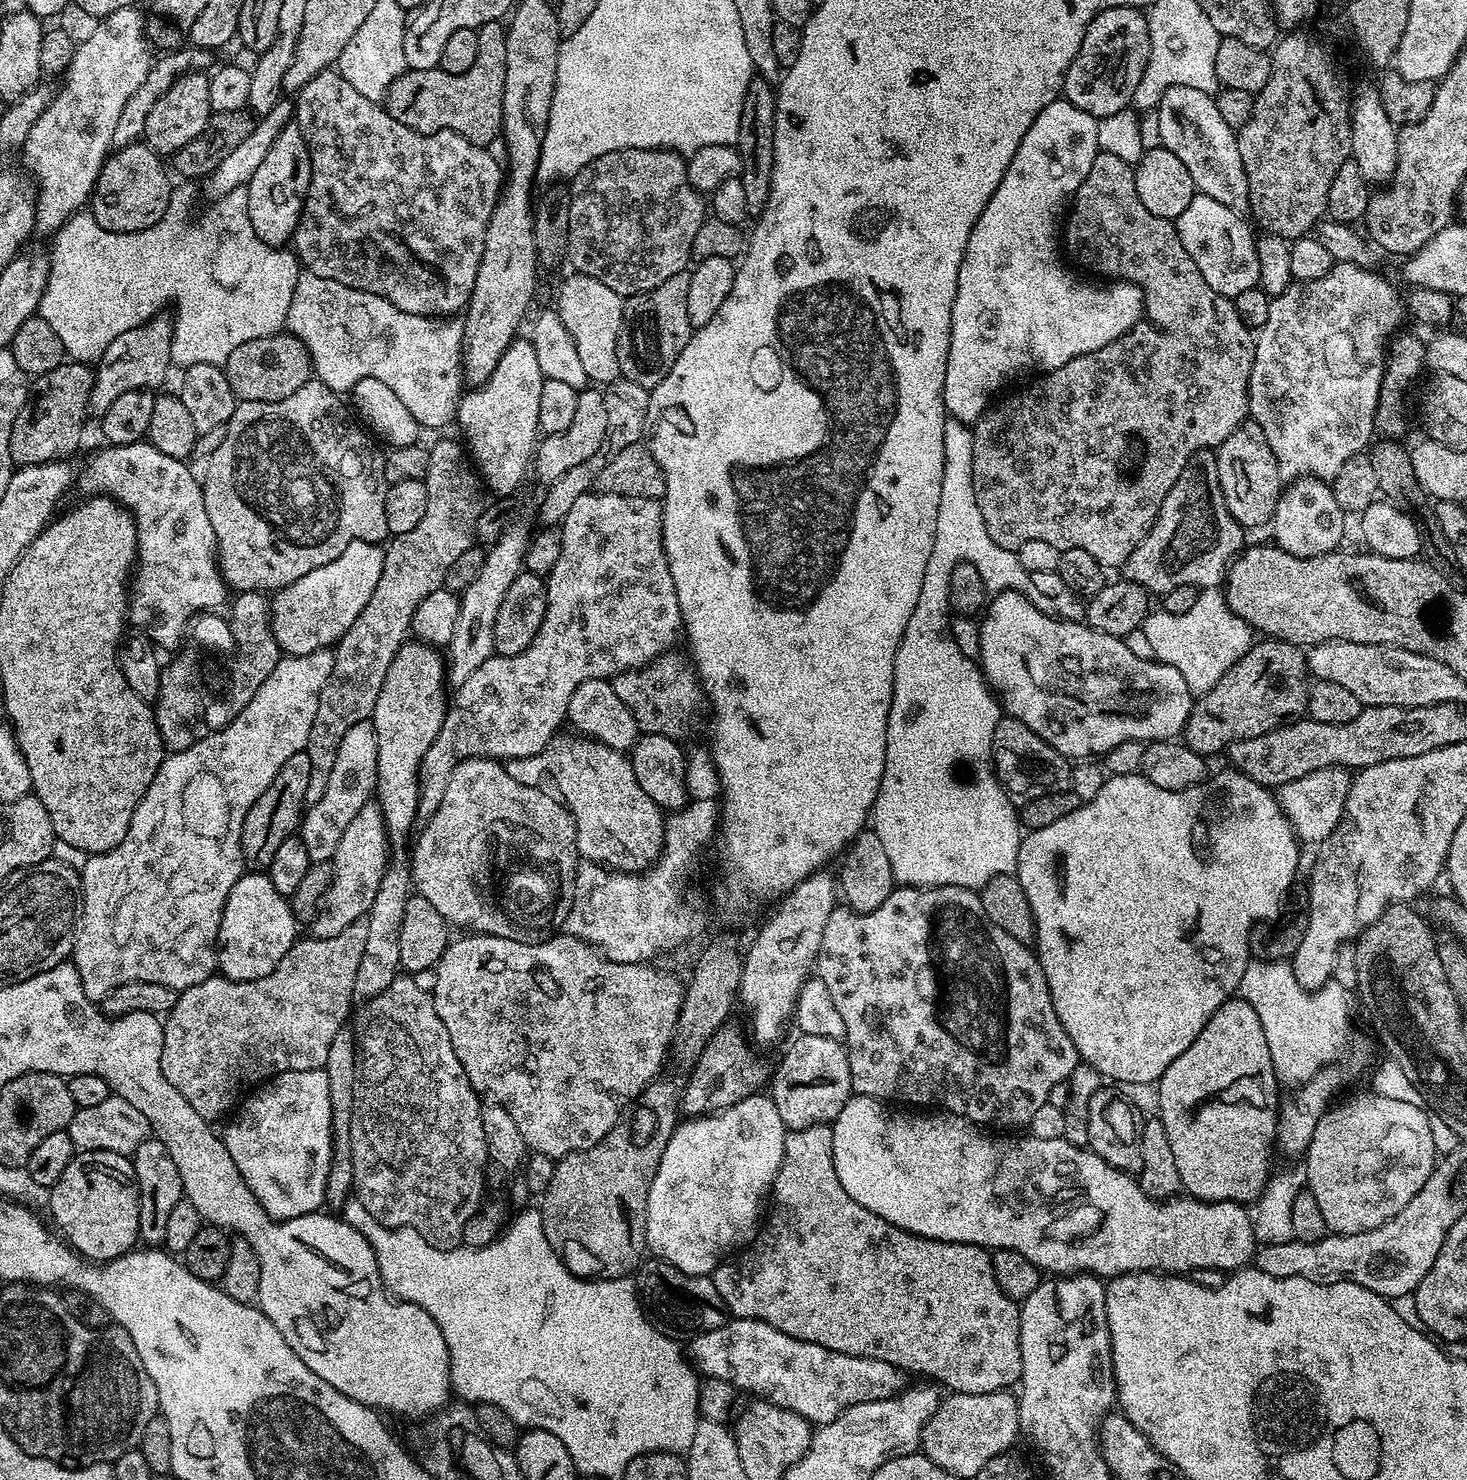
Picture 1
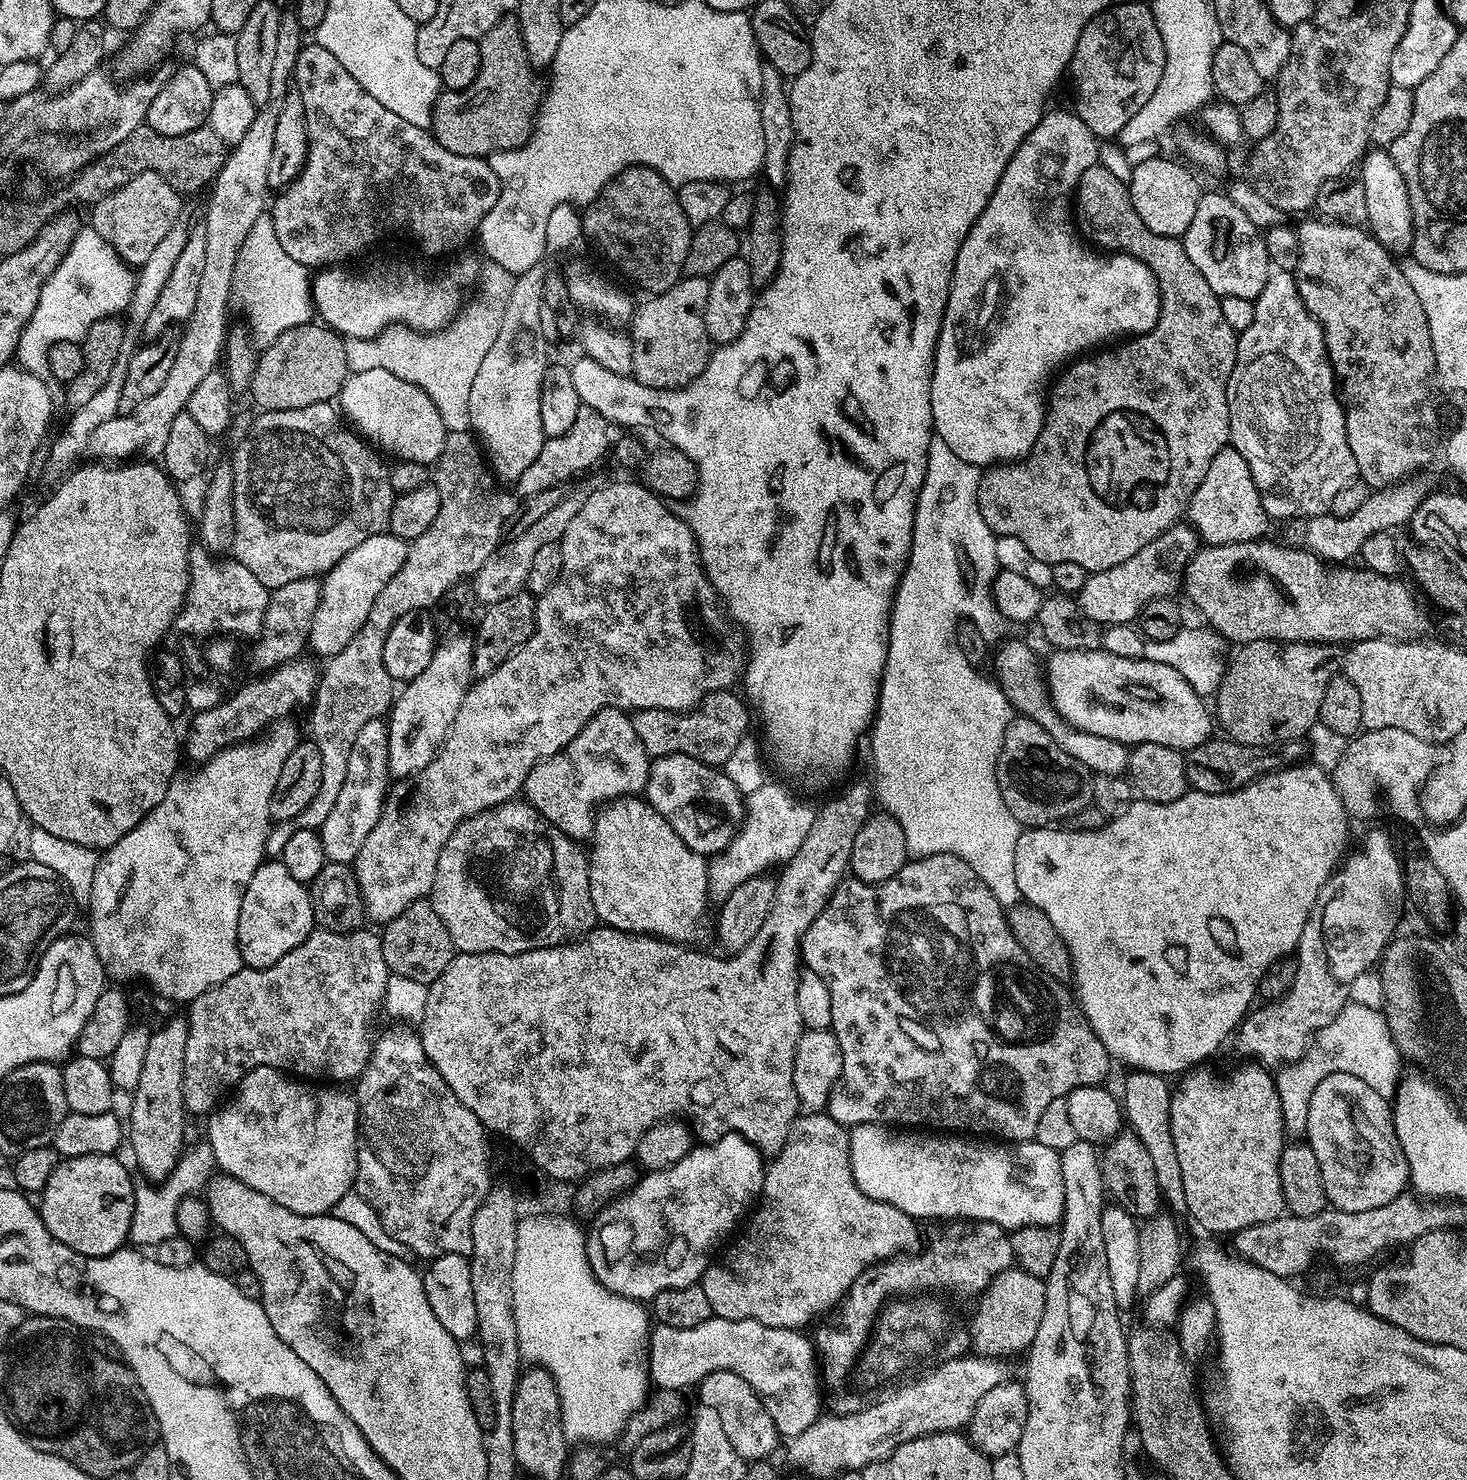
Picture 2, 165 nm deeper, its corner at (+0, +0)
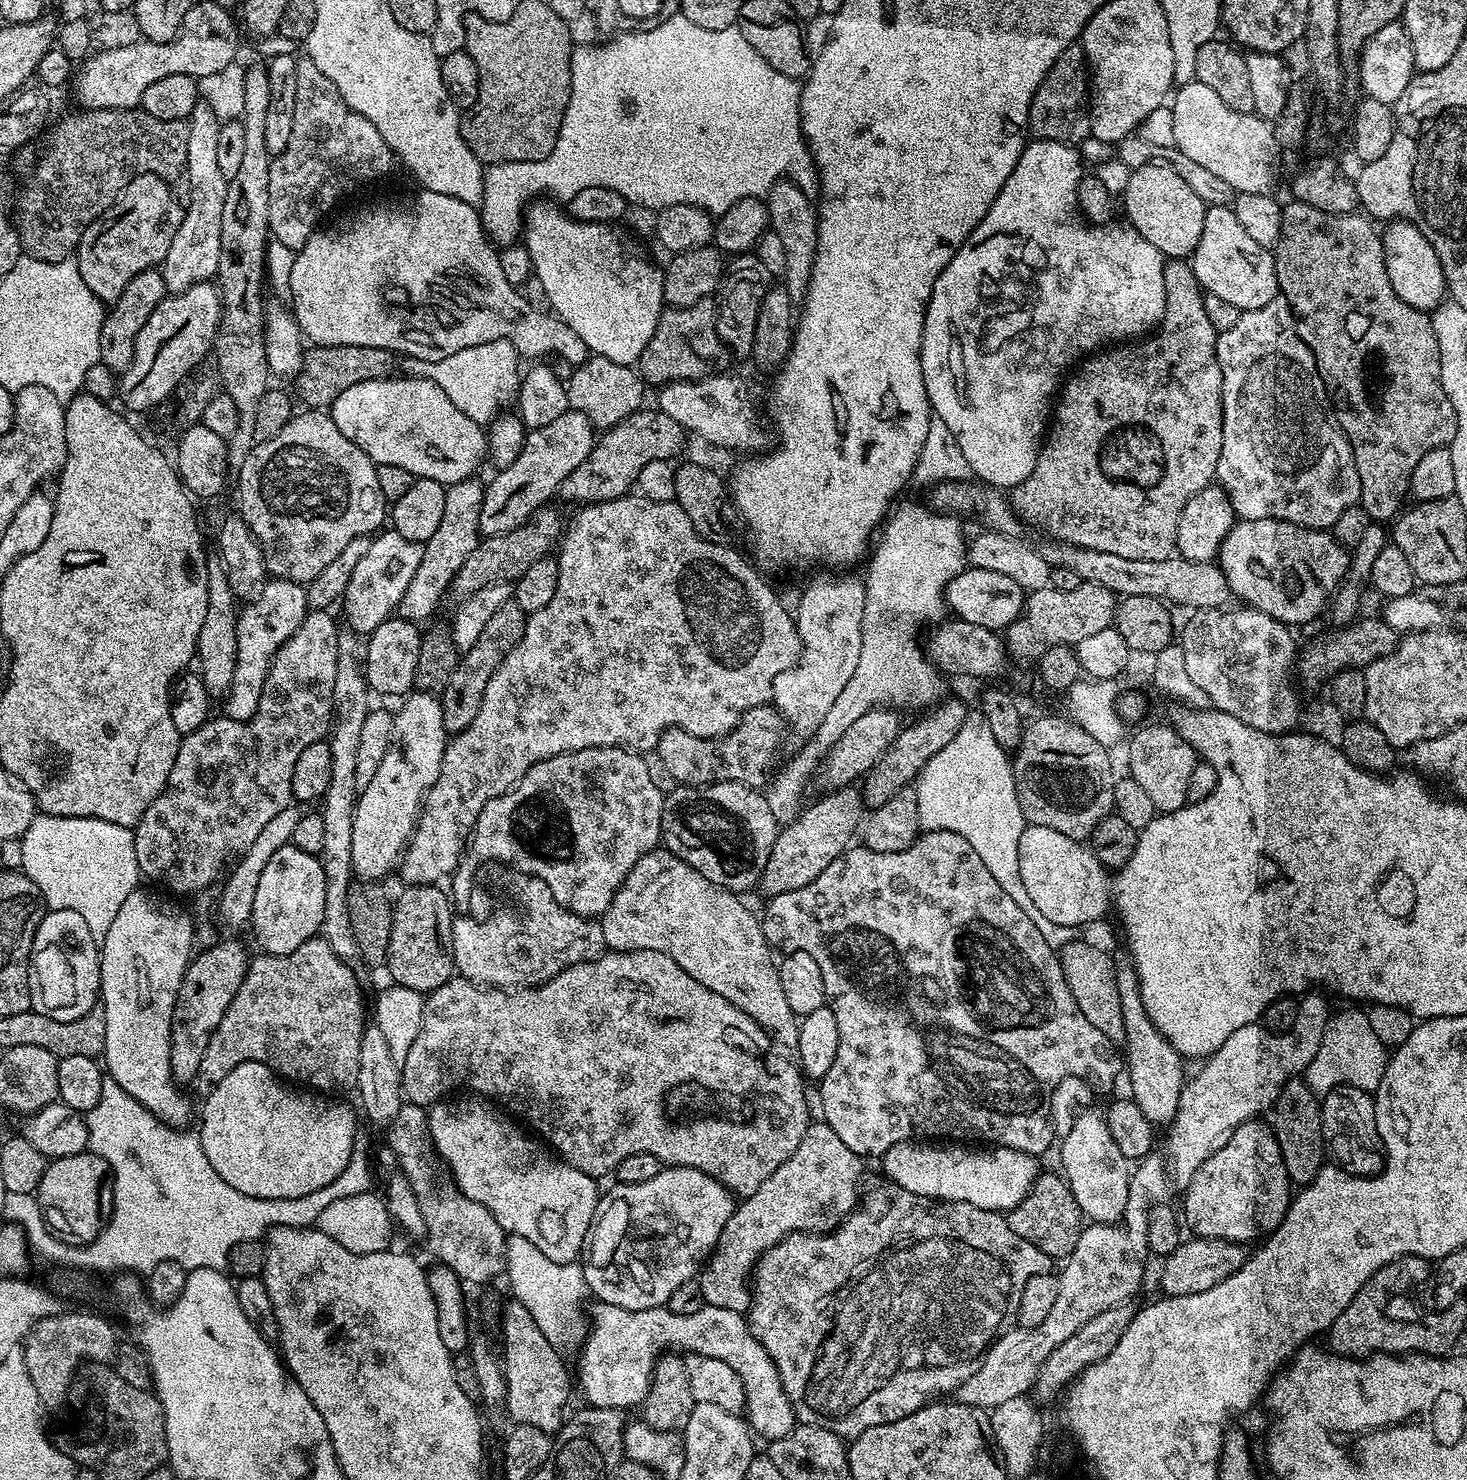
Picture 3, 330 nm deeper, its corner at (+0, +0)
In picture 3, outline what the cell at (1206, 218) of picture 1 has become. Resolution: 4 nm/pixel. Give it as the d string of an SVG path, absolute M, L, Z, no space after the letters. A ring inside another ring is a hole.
M1228 206L1205 207L1202 238L1198 238L1190 263L1207 295L1223 298L1225 302L1230 302L1230 306L1238 306L1241 312L1266 306L1266 302L1270 302L1270 298L1278 295L1280 290L1275 255L1250 238L1242 222L1238 222L1238 214L1234 214Z

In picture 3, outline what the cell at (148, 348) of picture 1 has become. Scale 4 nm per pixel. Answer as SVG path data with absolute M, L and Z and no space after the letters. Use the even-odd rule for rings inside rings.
M205 102L194 106L187 119L190 126L190 146L186 154L190 194L184 208L182 226L166 250L166 258L158 271L166 282L169 293L190 290L195 284L209 283L218 270L218 254L222 254L222 205L226 203L228 179L218 167L218 130L222 121Z

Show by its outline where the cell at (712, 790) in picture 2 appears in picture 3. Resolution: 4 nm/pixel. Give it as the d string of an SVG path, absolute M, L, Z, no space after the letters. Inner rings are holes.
M718 782L717 784L707 784L704 788L676 786L673 789L672 793L669 791L665 795L664 805L662 806L660 835L662 837L663 847L667 851L674 853L678 858L682 858L682 862L694 866L694 870L698 870L698 874L702 874L702 878L710 878L710 882L714 882L714 886L722 886L727 892L745 894L744 892L750 891L751 888L755 889L759 885L762 870L766 870L766 858L770 858L770 846L774 846L778 831L778 821L774 818L774 814L770 814L767 795L755 787L739 784L738 782Z

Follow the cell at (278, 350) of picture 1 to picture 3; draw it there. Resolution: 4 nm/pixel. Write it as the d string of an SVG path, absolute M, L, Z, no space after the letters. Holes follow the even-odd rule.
M312 346L305 351L304 364L294 379L294 385L308 403L305 405L324 410L336 401L342 390L350 390L350 386L358 386L358 382L387 380L397 371L396 360L388 349L374 346Z

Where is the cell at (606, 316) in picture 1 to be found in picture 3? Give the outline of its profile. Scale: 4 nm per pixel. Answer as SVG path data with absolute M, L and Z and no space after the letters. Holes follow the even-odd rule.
M592 354L583 364L575 365L573 376L566 383L568 390L568 407L571 411L581 412L586 416L589 422L597 429L607 430L613 428L618 422L622 422L630 414L641 411L644 400L644 388L646 384L638 375L635 367L618 362L610 362L610 358Z

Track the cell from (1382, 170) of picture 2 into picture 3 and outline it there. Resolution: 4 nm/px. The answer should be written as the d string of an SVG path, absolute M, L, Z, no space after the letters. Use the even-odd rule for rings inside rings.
M1395 219L1383 229L1384 261L1386 274L1390 274L1390 286L1394 286L1394 294L1406 302L1406 306L1414 306L1418 310L1431 313L1440 307L1446 296L1442 264L1438 262L1438 254L1434 254L1434 246L1409 220Z

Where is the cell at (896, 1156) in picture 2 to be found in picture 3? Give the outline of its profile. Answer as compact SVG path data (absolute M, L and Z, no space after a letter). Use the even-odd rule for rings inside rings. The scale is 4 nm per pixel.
M904 1140L890 1146L882 1157L884 1172L888 1175L885 1177L914 1194L935 1200L970 1202L970 1206L1004 1214L1026 1198L1042 1171L1041 1161L1022 1150L999 1146L960 1148L964 1146L956 1142L945 1143L948 1144L945 1148L939 1148L936 1144L939 1143Z

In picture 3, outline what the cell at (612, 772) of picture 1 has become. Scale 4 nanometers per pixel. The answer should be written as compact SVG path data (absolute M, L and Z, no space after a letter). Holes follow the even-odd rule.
M657 850L638 858L634 870L626 874L622 886L598 921L611 951L658 950L674 958L674 962L678 962L678 966L682 966L682 970L686 970L686 974L690 974L694 982L706 986L706 990L718 994L723 1000L754 1018L777 1041L795 1041L798 1018L786 1003L786 994L782 994L780 969L777 961L772 961L773 949L764 937L764 931L760 929L757 913L755 916L740 900L743 899L737 893L727 892L722 886L714 886L710 878L702 878L702 874L694 870L694 866L682 862L682 858L674 853Z

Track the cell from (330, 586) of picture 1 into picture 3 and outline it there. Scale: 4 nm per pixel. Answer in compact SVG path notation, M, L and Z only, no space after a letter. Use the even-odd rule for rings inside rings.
M394 530L381 531L373 539L370 550L366 550L362 562L358 562L358 566L354 566L354 574L350 574L350 582L342 597L344 616L348 619L345 620L347 627L351 628L353 632L371 634L383 620L389 619L399 609L402 594L406 594L406 586L410 586L410 578L414 578L414 570L418 570L418 562L422 562L423 553L423 544L410 542L410 538L402 538L402 534L398 534Z

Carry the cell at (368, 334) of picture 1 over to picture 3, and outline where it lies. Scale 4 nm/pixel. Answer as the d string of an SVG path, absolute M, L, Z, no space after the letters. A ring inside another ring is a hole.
M509 340L486 342L482 346L470 346L466 350L458 350L458 354L450 354L450 358L441 360L412 360L410 372L413 376L425 376L433 380L442 390L446 390L446 398L466 414L475 424L489 425L501 415L504 403L515 397L520 387L522 375L521 361L516 354L515 346Z

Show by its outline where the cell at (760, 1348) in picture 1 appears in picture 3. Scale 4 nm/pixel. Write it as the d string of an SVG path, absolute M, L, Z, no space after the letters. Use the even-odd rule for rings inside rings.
M603 1302L593 1303L592 1316L590 1312L590 1327L584 1343L579 1349L580 1361L574 1366L574 1380L580 1383L580 1392L587 1403L593 1408L619 1408L629 1410L643 1405L648 1387L652 1381L652 1371L662 1354L706 1354L706 1358L719 1358L726 1362L734 1374L742 1380L746 1392L744 1412L746 1423L757 1437L765 1436L765 1441L771 1442L790 1434L798 1421L790 1402L786 1398L786 1390L782 1390L782 1382L774 1362L768 1352L752 1336L745 1317L734 1310L722 1310L718 1306L705 1304L702 1310L694 1314L674 1314L667 1306L651 1308L650 1310L626 1310L622 1306L614 1306Z

